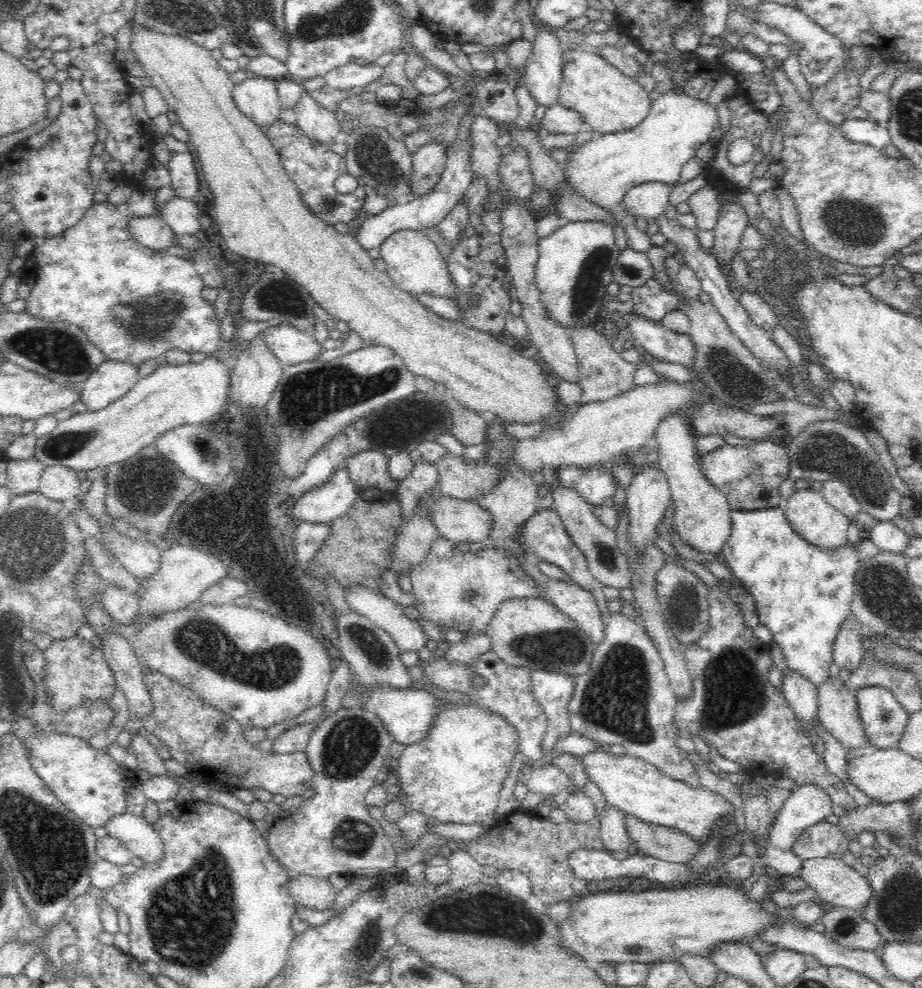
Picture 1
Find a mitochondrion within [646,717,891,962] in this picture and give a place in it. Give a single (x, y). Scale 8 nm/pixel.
(847, 927)

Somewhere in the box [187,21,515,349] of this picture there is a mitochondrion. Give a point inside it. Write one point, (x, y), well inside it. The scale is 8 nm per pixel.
(384, 171)

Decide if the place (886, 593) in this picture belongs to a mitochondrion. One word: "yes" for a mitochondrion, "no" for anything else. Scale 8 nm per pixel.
yes

